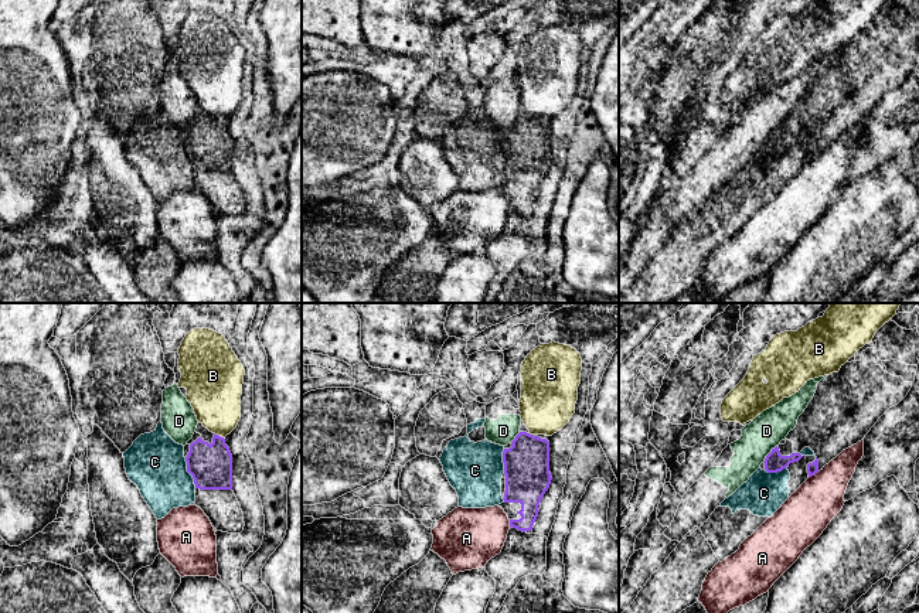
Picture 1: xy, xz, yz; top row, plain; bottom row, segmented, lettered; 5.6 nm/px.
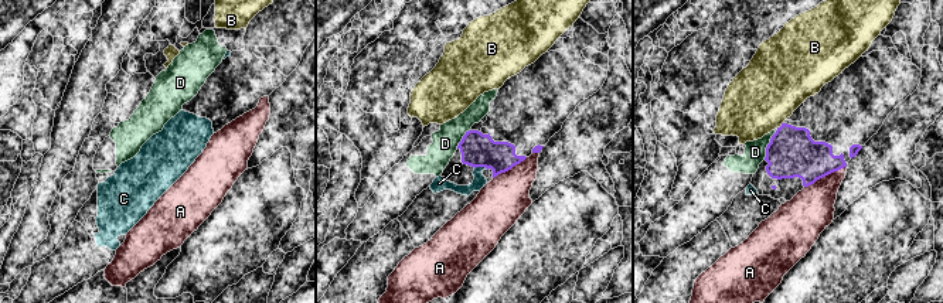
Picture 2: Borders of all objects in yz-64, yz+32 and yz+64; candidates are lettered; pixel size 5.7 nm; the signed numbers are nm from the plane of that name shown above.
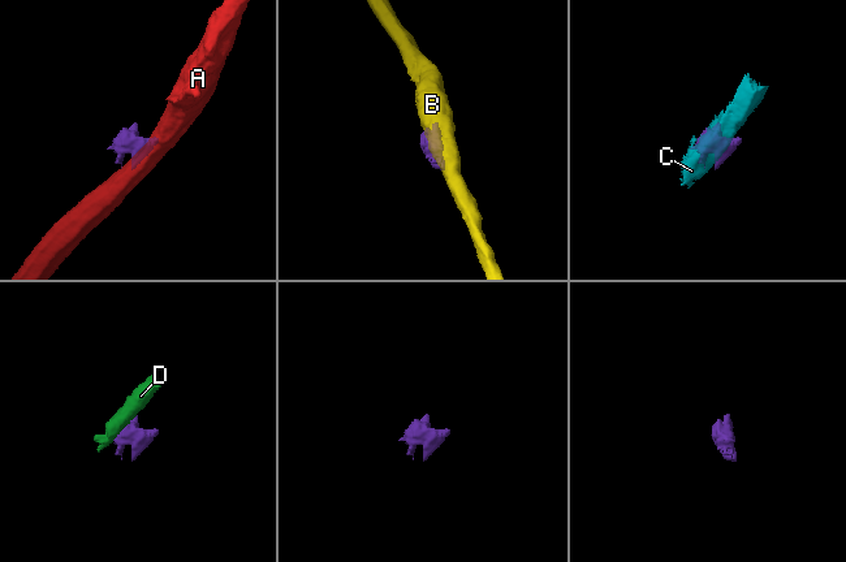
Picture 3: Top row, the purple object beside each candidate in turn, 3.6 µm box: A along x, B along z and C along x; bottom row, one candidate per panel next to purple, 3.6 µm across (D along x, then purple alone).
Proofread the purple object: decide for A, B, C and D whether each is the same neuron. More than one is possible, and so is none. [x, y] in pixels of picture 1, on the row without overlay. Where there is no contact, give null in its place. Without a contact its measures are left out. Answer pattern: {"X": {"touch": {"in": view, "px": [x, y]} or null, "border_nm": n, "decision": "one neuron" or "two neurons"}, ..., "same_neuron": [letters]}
{"A": {"touch": {"in": "yz", "px": [813, 157]}, "border_nm": 70, "decision": "two neurons"}, "B": {"touch": {"in": "xy", "px": [220, 119]}, "border_nm": 50, "decision": "two neurons"}, "C": {"touch": {"in": "xy", "px": [189, 155]}, "border_nm": 190, "decision": "two neurons"}, "D": {"touch": {"in": "yz", "px": [769, 136]}, "border_nm": 130, "decision": "two neurons"}, "same_neuron": []}

